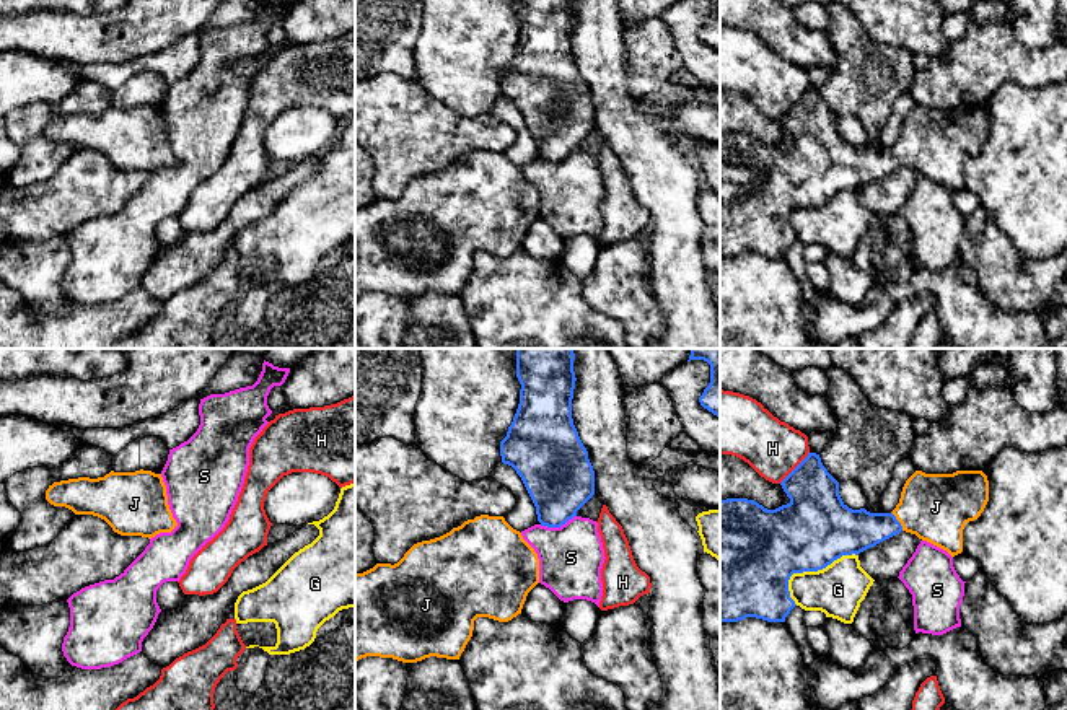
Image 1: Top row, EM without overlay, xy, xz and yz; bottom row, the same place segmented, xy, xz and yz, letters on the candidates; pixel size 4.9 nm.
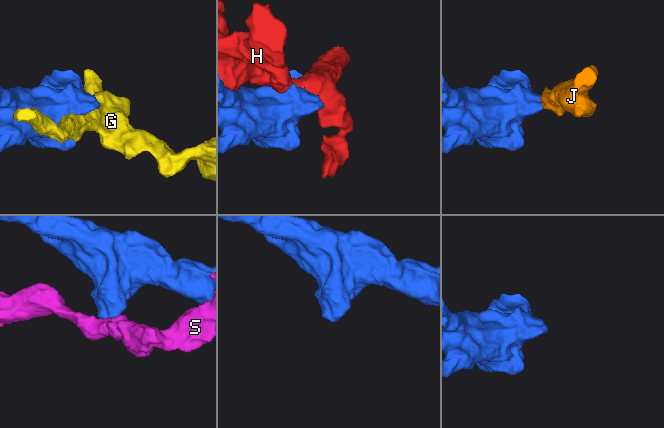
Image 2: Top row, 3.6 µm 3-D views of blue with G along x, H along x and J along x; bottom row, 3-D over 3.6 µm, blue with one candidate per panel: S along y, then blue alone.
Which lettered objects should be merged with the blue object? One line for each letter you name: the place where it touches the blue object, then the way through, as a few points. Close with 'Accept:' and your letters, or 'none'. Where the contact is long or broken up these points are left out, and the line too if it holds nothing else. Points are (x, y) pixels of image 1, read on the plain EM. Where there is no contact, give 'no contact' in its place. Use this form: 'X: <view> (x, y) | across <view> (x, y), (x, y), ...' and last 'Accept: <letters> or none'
J: yz (898, 157) | across yz (849, 166), (898, 157), (935, 142)
Accept: J

